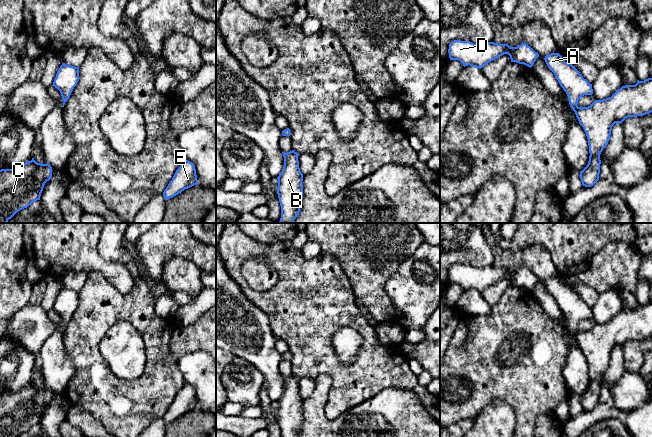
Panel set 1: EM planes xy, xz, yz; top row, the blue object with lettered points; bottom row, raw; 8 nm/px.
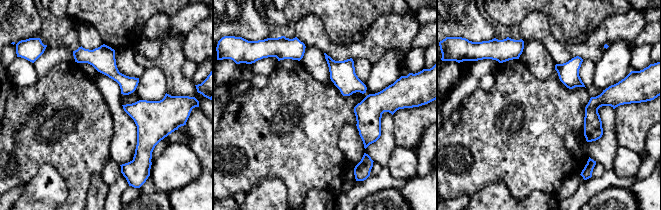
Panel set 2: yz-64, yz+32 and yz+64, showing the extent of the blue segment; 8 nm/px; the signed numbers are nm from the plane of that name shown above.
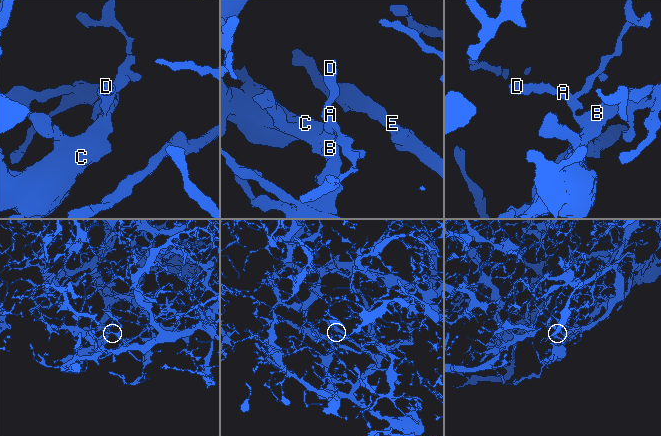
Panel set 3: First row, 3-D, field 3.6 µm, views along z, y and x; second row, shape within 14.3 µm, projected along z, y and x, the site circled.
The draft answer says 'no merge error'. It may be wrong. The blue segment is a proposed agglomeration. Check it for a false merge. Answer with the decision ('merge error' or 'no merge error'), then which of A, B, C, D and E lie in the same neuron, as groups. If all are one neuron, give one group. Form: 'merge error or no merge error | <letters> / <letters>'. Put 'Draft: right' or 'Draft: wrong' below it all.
no merge error | A B C D E
Draft: right

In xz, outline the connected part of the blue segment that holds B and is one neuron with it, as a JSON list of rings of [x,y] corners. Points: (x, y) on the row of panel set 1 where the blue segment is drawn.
[[[294,150],[282,152],[284,166],[277,177],[277,194],[281,206],[280,223],[293,223],[299,215],[303,198],[303,174],[299,168],[299,154]]]

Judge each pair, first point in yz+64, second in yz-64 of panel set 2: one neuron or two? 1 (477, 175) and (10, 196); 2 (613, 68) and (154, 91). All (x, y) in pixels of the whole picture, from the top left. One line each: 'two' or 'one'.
1: two
2: one

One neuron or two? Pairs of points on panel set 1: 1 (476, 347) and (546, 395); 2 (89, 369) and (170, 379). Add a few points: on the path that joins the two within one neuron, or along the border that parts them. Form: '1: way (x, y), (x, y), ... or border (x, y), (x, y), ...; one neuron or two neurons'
1: way (493, 363), (500, 370), (521, 370), (529, 378); one neuron
2: way (109, 387), (150, 387); one neuron

